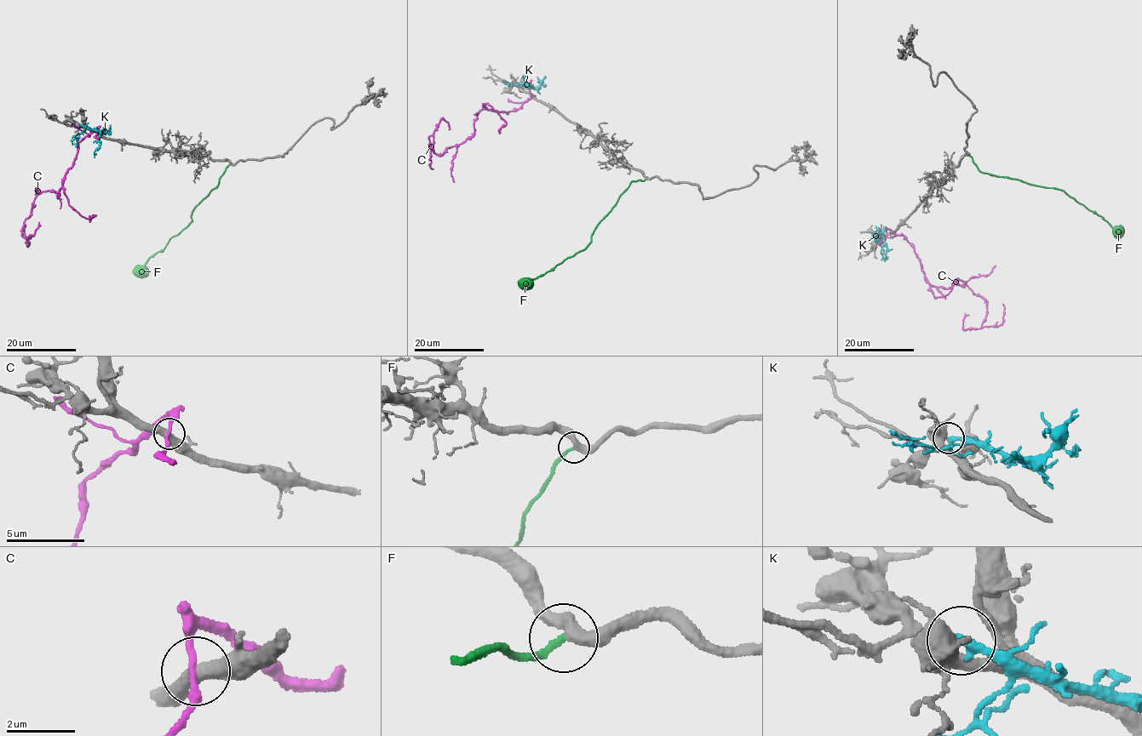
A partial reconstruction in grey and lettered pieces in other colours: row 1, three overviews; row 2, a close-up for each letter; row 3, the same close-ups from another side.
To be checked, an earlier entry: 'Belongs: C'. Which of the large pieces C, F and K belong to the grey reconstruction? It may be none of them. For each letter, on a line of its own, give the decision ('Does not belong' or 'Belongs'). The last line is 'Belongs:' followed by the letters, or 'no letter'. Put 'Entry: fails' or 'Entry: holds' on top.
Entry: fails
C: Does not belong
F: Belongs
K: Does not belong
Belongs: F

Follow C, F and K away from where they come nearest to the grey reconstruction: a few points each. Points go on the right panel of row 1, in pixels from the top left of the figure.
C: (886, 233), (903, 236), (932, 286), (961, 280), (978, 293), (987, 308), (981, 328), (1002, 323), (1002, 304)
F: (969, 155), (983, 173), (1062, 190), (1113, 226), (1117, 227), (1122, 236)
K: (875, 242), (881, 236), (886, 247), (884, 261)

